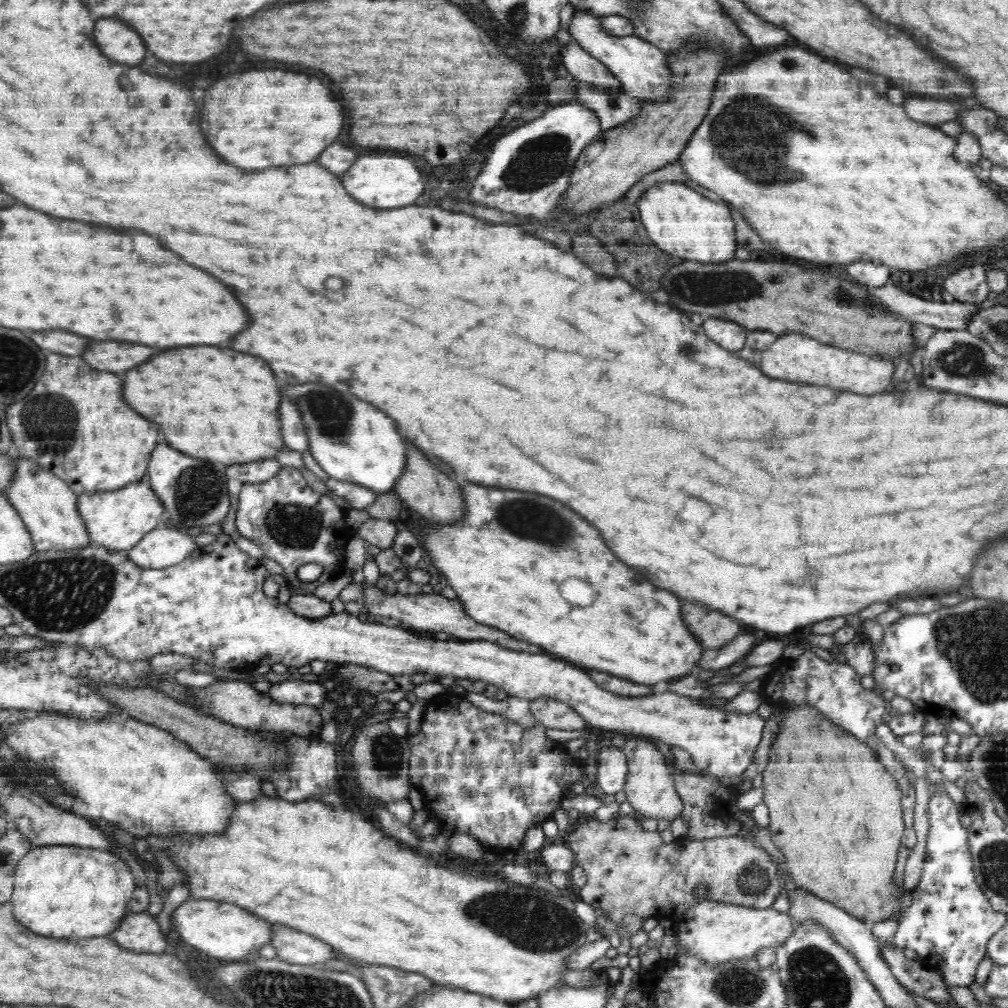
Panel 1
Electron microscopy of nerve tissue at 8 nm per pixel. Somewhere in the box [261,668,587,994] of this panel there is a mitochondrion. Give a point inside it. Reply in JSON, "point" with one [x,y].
{"point":[533,923]}

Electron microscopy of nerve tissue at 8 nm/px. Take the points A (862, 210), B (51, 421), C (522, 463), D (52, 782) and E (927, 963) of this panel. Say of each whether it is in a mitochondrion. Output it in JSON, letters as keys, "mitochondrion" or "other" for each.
{"A":"other","B":"mitochondrion","C":"other","D":"mitochondrion","E":"other"}

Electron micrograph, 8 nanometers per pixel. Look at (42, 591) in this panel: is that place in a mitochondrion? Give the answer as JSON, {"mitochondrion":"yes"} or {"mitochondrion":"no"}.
{"mitochondrion":"yes"}

